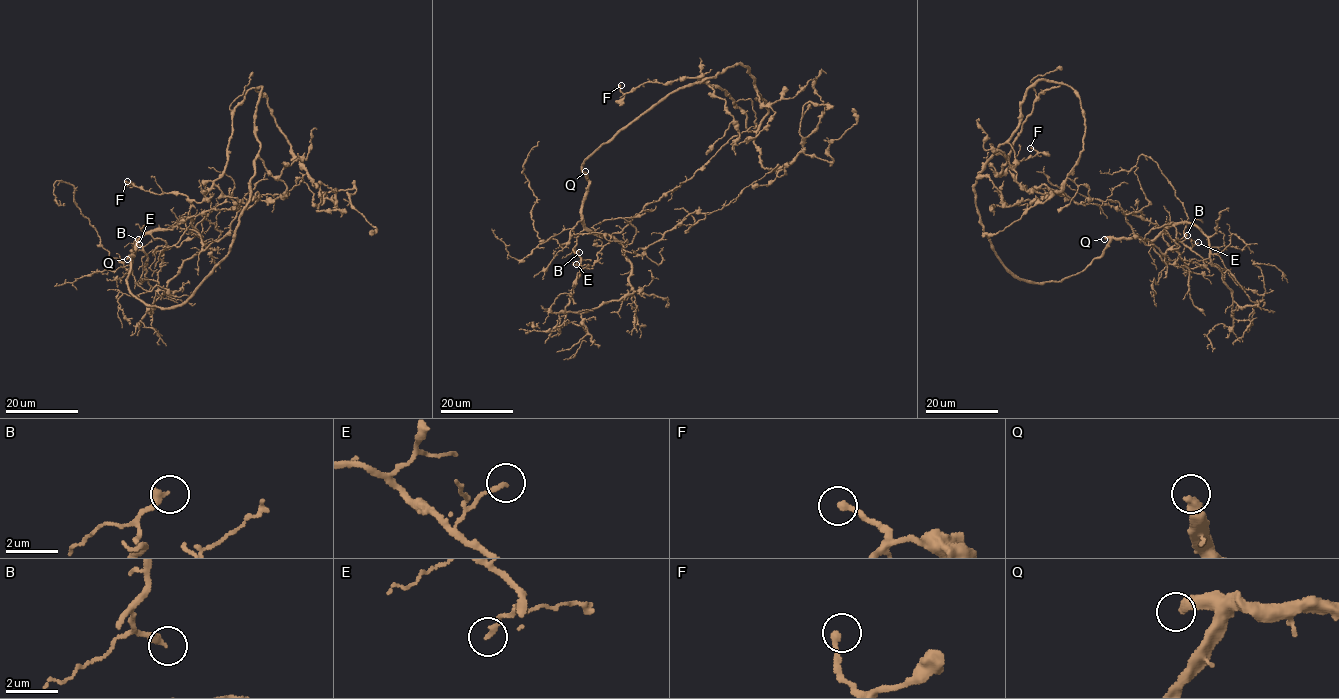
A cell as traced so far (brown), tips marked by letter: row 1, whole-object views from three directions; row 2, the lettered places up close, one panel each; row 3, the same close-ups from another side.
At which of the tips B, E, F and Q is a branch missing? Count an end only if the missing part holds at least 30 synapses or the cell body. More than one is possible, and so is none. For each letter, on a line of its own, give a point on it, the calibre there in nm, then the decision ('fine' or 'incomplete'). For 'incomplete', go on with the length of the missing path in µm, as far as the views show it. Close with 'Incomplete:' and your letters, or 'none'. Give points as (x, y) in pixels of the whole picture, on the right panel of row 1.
B: place (1187, 235); calibre 320 nm; fine
E: place (1198, 242); calibre 170 nm; fine
F: place (1030, 148); calibre 240 nm; fine
Q: place (1104, 239); calibre 400 nm; incomplete; missing 80 µm
Incomplete: Q

